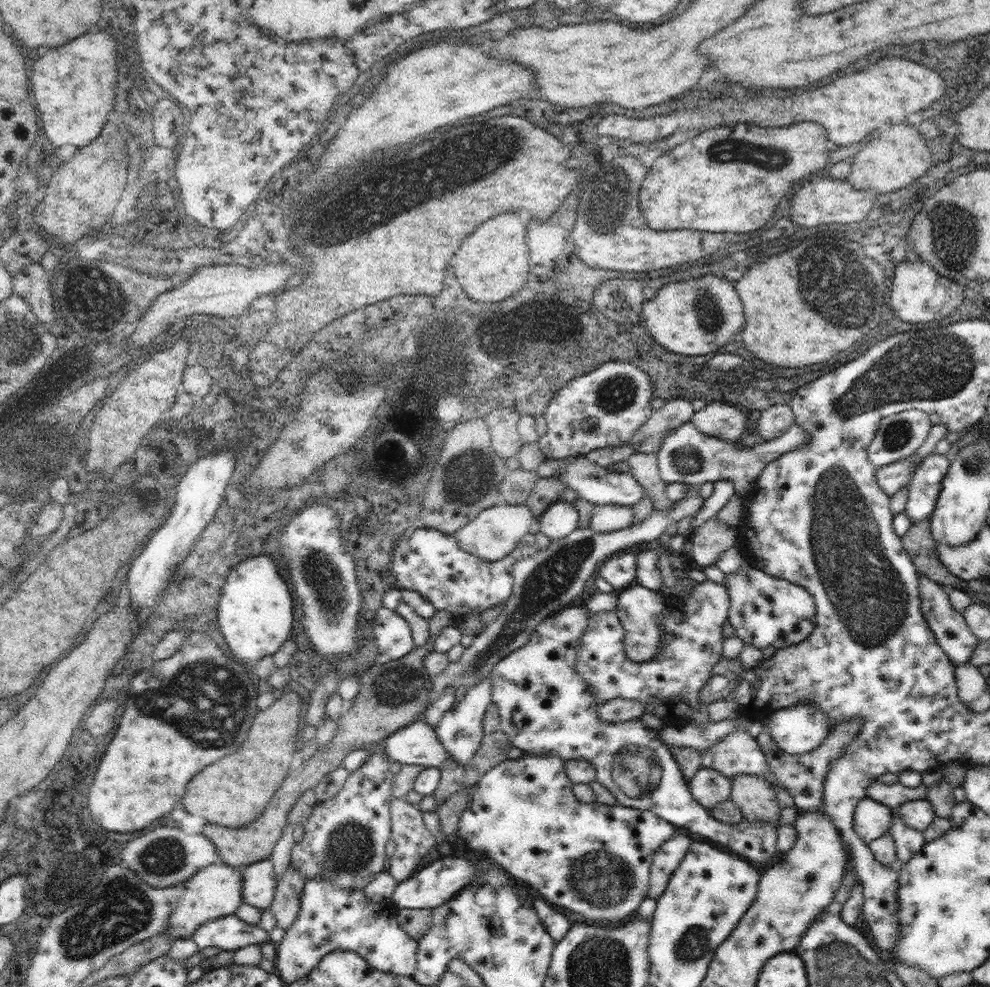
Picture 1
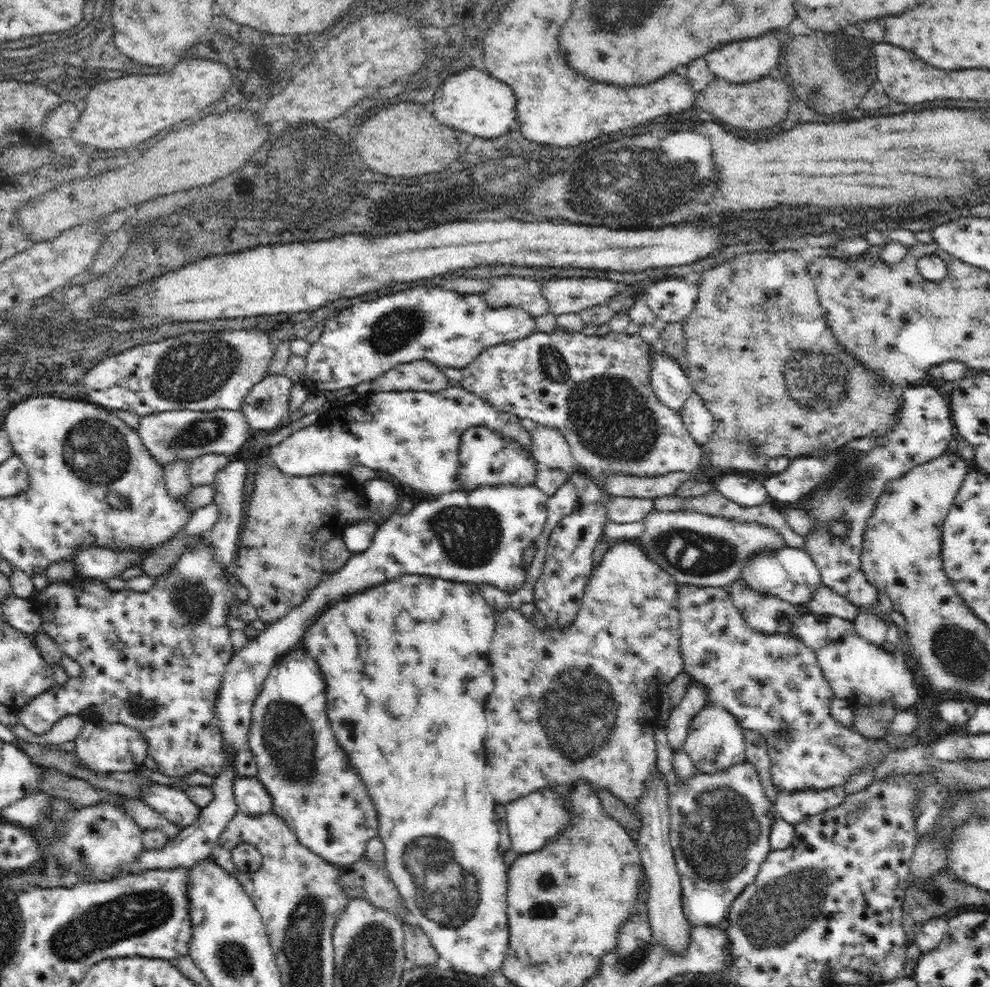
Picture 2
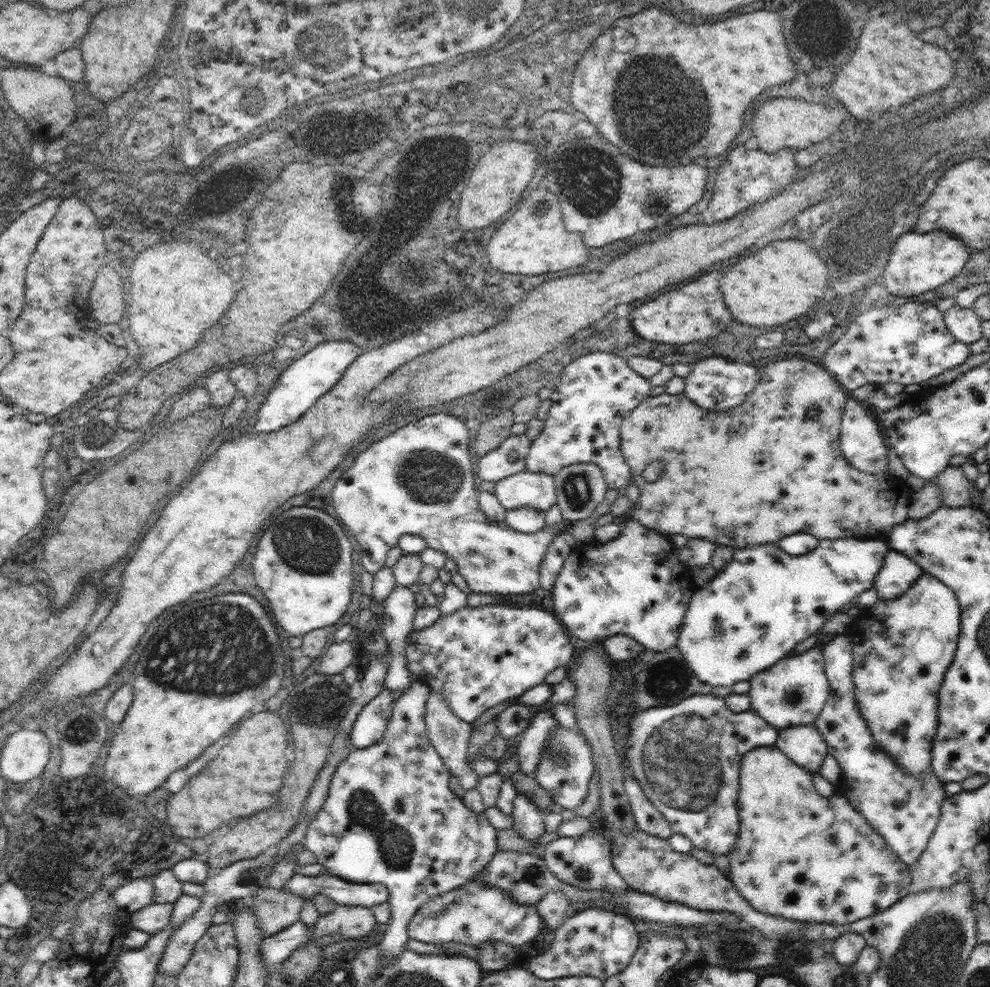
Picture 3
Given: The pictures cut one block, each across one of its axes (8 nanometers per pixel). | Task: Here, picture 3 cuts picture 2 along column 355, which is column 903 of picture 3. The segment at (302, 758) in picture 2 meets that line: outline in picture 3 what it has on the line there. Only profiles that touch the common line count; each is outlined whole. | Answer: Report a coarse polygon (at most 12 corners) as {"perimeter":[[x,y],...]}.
{"perimeter":[[852,641],[823,648],[830,696],[814,722],[847,799],[910,867],[945,783],[910,775],[856,701]]}

